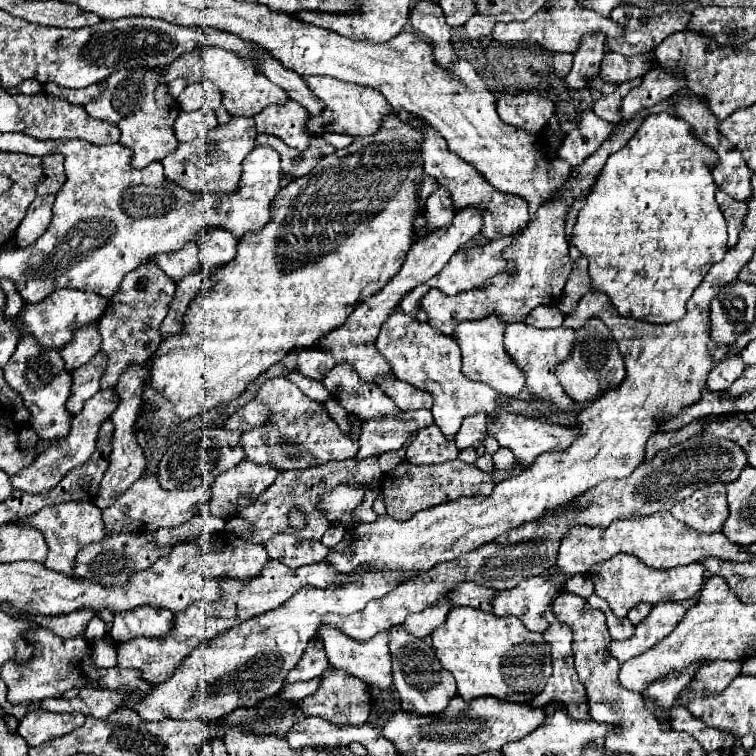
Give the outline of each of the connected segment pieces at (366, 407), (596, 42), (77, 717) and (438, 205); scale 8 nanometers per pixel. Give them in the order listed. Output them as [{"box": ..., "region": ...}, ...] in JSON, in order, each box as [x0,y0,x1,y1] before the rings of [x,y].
[{"box":[323,364,403,420],"region":[[[337,364],[325,376],[323,386],[349,414],[357,414],[363,420],[403,414],[377,384],[365,384],[357,372],[345,364]]]},{"box":[565,36,605,90],"region":[[[589,36],[585,44],[581,44],[579,52],[573,58],[573,68],[565,76],[565,84],[569,90],[589,88],[589,84],[599,76],[599,64],[605,54],[605,40],[601,36]]]},{"box":[17,710,83,746],"region":[[[33,710],[21,720],[17,732],[27,740],[29,746],[39,746],[47,740],[79,728],[83,720],[83,714],[55,714],[45,710]]]},{"box":[425,186,455,232],"region":[[[441,186],[429,200],[425,202],[425,220],[427,220],[427,232],[435,232],[439,228],[447,228],[453,220],[455,212],[449,200],[449,192],[445,192]]]}]

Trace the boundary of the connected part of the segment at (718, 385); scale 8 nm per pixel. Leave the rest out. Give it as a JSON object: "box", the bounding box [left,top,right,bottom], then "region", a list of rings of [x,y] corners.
{"box":[707,354,745,392],"region":[[[729,354],[721,358],[707,378],[709,390],[723,392],[725,388],[729,388],[729,384],[733,384],[743,374],[743,370],[745,370],[745,364],[739,354]]]}

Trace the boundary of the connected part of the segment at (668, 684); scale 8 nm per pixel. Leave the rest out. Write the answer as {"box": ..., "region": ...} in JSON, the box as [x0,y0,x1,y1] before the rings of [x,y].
{"box":[645,664,701,704],"region":[[[695,664],[689,668],[689,672],[681,672],[681,676],[665,676],[665,680],[657,680],[657,684],[649,684],[649,692],[645,696],[653,696],[659,704],[673,704],[673,700],[679,696],[681,688],[689,682],[689,676],[693,676],[695,668],[701,664]]]}

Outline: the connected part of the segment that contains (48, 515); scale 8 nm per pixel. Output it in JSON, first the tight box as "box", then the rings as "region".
{"box":[19,502,105,574],"region":[[[93,502],[55,504],[55,506],[49,506],[49,508],[43,508],[41,512],[37,512],[37,516],[31,516],[29,520],[19,520],[19,522],[29,522],[43,532],[47,546],[49,546],[45,566],[55,570],[55,572],[63,572],[63,574],[73,574],[71,572],[73,560],[75,560],[75,554],[81,550],[81,546],[97,542],[105,536],[101,510]]]}

